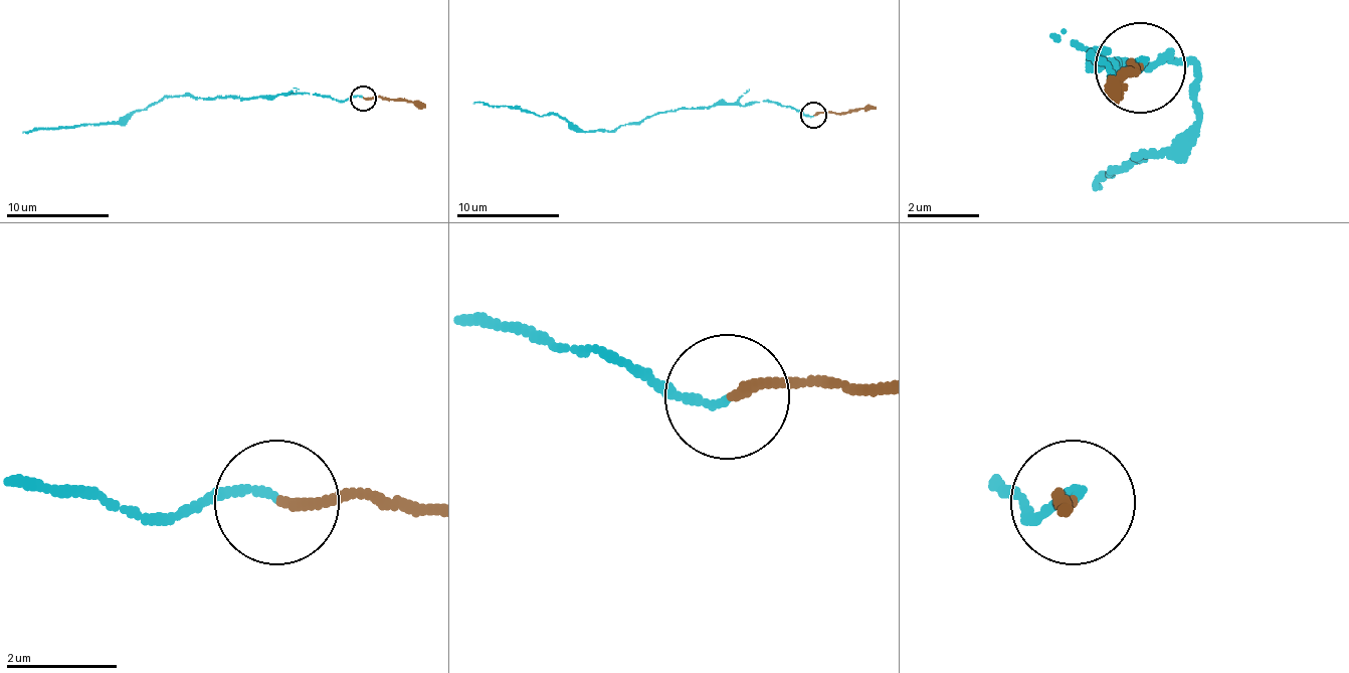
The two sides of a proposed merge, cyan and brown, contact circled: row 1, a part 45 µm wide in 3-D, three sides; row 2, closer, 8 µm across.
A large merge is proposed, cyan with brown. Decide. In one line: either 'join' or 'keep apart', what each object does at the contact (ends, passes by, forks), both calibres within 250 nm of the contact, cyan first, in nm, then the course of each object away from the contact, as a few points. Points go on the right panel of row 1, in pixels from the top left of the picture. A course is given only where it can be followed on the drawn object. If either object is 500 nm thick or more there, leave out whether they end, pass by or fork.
join; cyan ends; brown ends; calibres 130 and 180 nm; course cyan (1143, 65), (1116, 74), (1089, 56), (1179, 56), (1197, 74), (1197, 120), (1161, 156), (1116, 165), (1098, 192); course brown (1143, 65), (1125, 74), (1116, 102)

